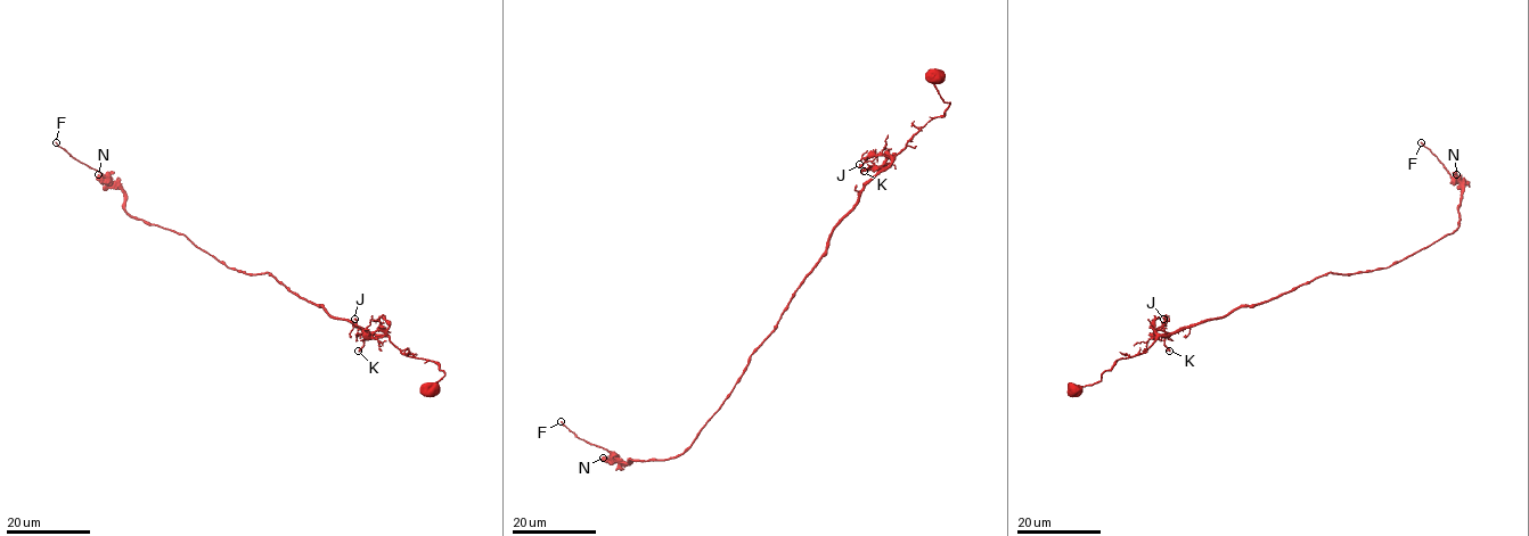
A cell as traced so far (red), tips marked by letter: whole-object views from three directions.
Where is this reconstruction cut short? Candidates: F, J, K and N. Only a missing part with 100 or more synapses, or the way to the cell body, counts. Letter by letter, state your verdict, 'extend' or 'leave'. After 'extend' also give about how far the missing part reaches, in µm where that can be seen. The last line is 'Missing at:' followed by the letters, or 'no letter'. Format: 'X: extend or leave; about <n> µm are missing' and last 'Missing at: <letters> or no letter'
F: leave
J: leave
K: leave
N: leave
Missing at: no letter

